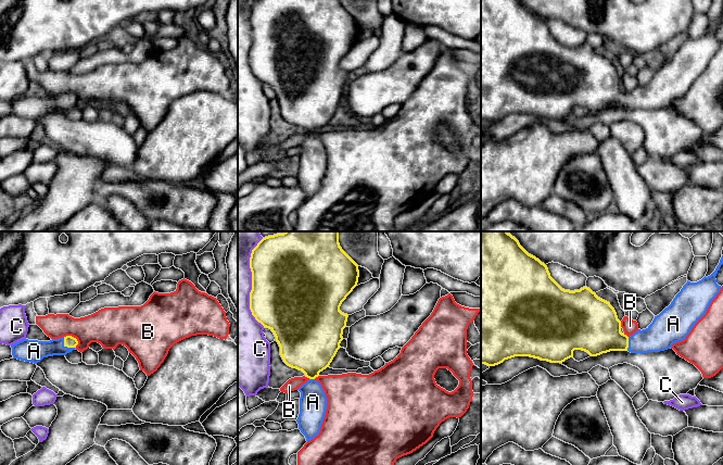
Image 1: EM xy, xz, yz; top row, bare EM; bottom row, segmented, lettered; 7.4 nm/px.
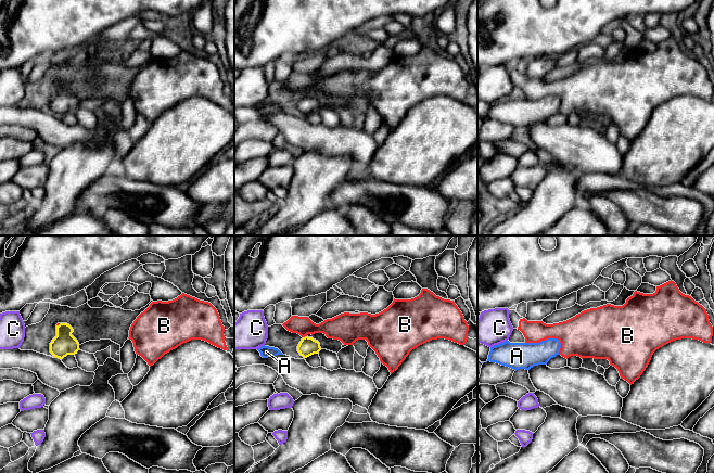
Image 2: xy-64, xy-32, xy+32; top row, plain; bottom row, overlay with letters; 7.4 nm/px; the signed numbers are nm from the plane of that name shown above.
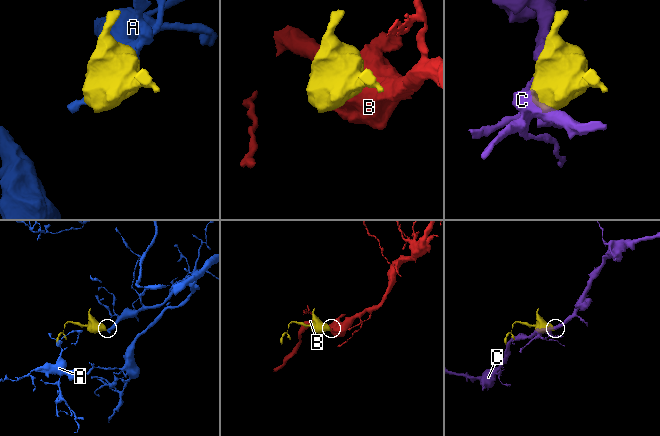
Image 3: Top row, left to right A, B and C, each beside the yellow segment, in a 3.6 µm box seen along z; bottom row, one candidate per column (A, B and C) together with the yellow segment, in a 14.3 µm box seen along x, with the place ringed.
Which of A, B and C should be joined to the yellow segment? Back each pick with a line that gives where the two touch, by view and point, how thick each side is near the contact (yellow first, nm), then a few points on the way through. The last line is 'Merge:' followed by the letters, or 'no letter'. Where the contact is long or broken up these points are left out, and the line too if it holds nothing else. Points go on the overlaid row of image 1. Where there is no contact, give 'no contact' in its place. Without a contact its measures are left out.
A: meets yellow in xy at (66, 346); 90 nm thick on the yellow side, 170 nm on the other; runs through xy (70, 341), (66, 346), (34, 351)
Merge: A

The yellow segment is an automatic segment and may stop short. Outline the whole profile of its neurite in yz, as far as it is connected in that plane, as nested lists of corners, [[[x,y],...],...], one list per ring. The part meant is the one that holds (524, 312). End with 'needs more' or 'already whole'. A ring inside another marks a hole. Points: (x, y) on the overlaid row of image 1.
[[[481,231],[481,364],[495,366],[515,356],[530,356],[550,363],[562,363],[573,357],[574,350],[597,356],[610,351],[648,353],[668,350],[682,341],[694,325],[706,314],[711,301],[721,290],[715,276],[723,264],[723,255],[715,271],[697,282],[687,282],[671,304],[646,329],[627,337],[621,332],[621,322],[609,302],[598,298],[586,286],[580,290],[565,290],[551,277],[547,266],[529,254],[507,231]]]; needs more

